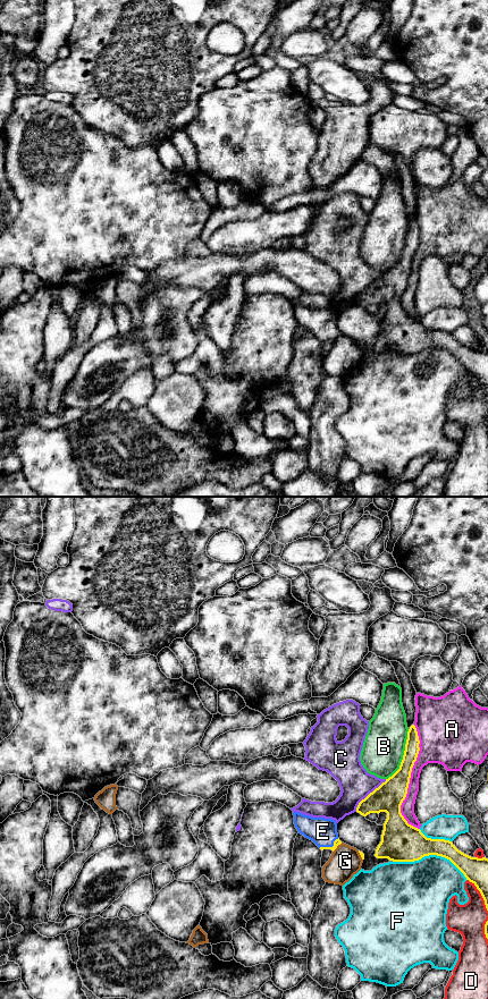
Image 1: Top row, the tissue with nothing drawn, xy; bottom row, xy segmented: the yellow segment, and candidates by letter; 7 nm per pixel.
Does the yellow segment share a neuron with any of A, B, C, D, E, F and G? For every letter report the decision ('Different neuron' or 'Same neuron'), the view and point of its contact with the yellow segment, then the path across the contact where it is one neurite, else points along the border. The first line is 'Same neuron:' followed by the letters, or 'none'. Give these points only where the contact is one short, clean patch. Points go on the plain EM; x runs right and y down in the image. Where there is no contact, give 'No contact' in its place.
Same neuron: E
A: Different neuron. Touches yellow at xy (409, 271)
B: Different neuron. Touches yellow at xy (403, 247)
C: Different neuron. Touches yellow at xy (369, 286)
D: Different neuron. Touches yellow at xy (481, 387)
E: Same neuron. Touches yellow at xy (329, 339). Path across: xy (337, 333), (329, 339), (329, 332), (322, 323)
F: Different neuron. Touches yellow at xy (430, 346)
G: Different neuron. Touches yellow at xy (336, 339)

